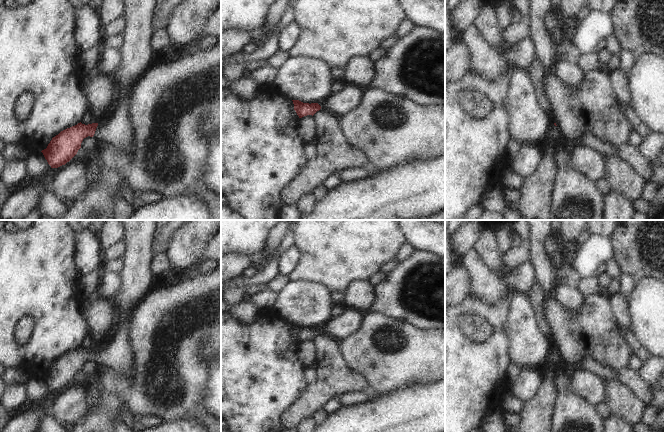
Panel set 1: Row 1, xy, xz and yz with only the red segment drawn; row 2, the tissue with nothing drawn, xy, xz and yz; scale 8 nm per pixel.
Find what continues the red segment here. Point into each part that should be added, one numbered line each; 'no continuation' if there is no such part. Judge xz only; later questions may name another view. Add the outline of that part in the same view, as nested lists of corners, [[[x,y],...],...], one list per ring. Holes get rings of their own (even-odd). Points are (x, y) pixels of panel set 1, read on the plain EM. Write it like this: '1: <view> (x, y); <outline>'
1: xz (343, 325); [[[350,308],[336,317],[331,317],[325,324],[318,326],[318,328],[322,334],[342,340],[357,331],[364,316],[365,313],[363,311]]]

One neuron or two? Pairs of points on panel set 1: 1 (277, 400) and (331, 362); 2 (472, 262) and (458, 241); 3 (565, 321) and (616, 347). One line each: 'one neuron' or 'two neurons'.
1: two neurons
2: two neurons
3: one neuron

